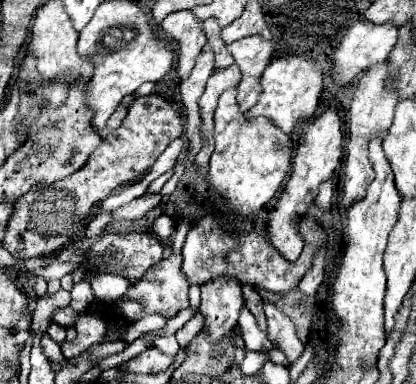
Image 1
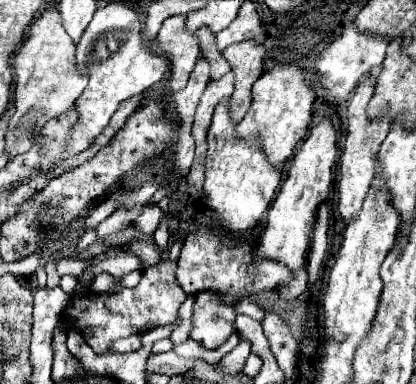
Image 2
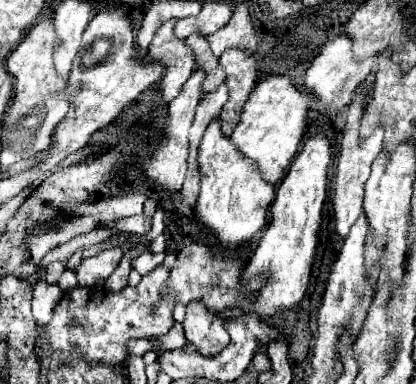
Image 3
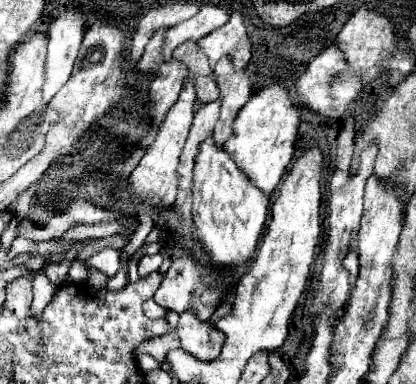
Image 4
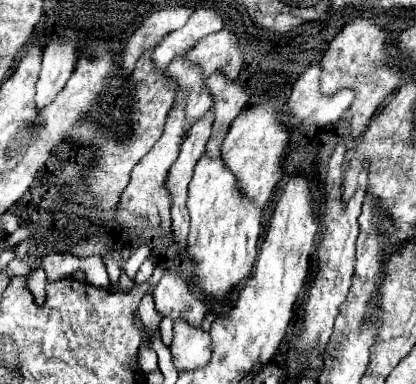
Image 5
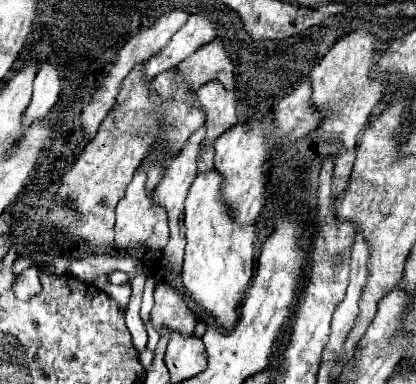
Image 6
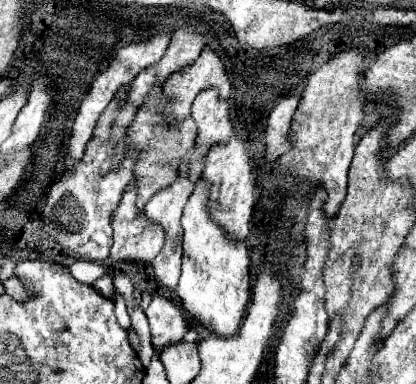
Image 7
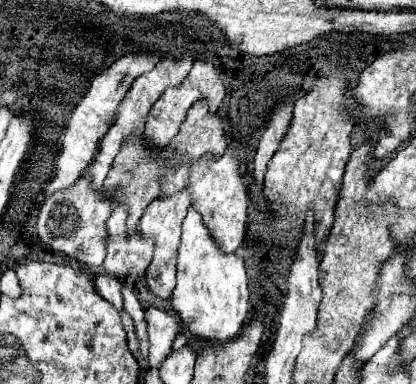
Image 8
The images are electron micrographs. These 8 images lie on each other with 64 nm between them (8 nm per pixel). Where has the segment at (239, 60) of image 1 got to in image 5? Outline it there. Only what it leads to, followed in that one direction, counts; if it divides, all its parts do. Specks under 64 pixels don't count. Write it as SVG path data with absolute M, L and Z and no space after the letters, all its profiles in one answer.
M214 72L208 78L208 88L214 94L214 110L216 110L216 120L212 128L212 136L206 144L206 152L210 156L220 156L220 144L224 136L228 134L228 128L232 120L242 112L242 108L248 104L250 94L246 92L246 86L242 82L228 80L222 72Z

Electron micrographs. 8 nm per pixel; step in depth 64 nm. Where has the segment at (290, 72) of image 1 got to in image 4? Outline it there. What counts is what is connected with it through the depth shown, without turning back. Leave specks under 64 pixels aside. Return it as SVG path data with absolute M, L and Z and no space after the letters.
M276 82L264 86L262 90L256 90L234 120L234 134L226 140L228 152L248 174L248 178L268 194L272 194L294 158L300 114L302 106L292 100L282 82Z

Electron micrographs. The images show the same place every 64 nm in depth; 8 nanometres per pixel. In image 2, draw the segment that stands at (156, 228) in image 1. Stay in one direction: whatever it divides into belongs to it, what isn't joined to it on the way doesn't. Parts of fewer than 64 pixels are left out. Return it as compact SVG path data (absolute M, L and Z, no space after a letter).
M167 217L163 218L163 220L160 222L157 230L153 234L153 240L154 243L160 247L160 250L165 250L168 241L169 241L170 233L168 230L168 219Z

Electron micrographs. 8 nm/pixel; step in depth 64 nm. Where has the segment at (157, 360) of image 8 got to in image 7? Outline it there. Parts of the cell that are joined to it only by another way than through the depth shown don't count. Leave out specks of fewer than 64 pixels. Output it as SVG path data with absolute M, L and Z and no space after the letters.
M154 292L152 304L146 310L150 332L152 332L152 344L154 348L162 350L172 342L178 342L184 338L184 334L190 330L188 312L180 306L180 300L172 300L164 294Z

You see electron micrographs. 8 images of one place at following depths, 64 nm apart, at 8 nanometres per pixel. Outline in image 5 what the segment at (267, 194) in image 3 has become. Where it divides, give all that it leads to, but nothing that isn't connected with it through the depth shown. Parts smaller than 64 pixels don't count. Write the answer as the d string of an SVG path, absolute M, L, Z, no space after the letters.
M202 154L194 168L194 178L188 190L190 234L188 256L196 260L196 282L206 296L226 298L226 294L244 280L258 256L258 238L262 232L262 208L252 204L254 200L244 196L238 188L238 180L222 158L210 158Z

